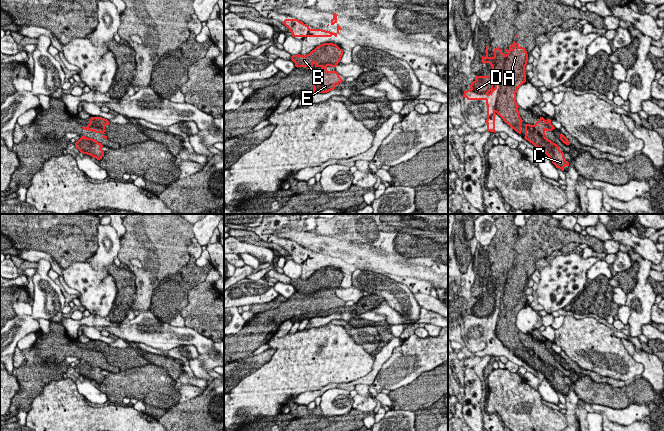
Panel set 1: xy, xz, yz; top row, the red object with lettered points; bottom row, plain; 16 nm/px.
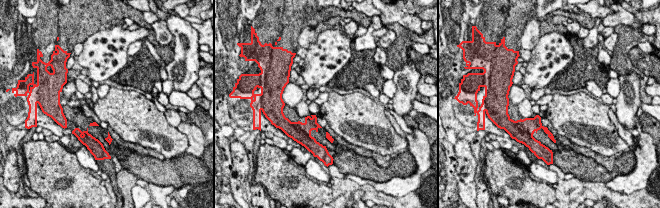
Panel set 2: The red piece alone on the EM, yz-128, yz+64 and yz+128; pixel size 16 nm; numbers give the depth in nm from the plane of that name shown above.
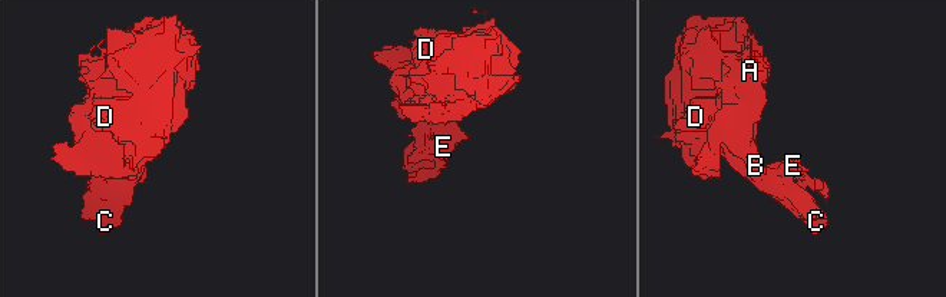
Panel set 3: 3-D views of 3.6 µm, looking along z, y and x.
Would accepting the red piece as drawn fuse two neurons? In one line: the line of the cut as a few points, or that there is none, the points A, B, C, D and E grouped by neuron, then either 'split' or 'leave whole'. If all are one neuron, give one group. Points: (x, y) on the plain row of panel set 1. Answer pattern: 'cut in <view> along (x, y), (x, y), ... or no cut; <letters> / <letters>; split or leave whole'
no cut; A B C D E; leave whole

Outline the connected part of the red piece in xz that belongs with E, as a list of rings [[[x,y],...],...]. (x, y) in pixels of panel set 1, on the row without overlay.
[[[324,267],[317,270],[307,279],[293,279],[291,284],[295,287],[295,290],[306,291],[320,291],[319,303],[316,304],[313,301],[313,313],[307,318],[314,317],[327,317],[335,313],[336,309],[342,307],[342,303],[336,295],[328,295],[327,290],[336,291],[340,286],[343,279],[343,274],[336,268]]]

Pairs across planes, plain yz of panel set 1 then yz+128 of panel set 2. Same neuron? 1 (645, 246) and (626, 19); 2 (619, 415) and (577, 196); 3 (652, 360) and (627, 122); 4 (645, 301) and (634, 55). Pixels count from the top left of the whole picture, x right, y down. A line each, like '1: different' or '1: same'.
1: same
2: different
3: different
4: different

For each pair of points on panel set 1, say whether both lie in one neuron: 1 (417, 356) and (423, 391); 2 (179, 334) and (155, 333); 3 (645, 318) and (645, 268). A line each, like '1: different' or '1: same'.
1: different
2: same
3: same

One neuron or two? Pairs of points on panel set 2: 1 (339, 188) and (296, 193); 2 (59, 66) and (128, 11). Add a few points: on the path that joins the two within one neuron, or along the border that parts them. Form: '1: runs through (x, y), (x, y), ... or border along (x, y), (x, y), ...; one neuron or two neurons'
1: border along (330, 187), (332, 190); two neurons
2: runs through (65, 45), (95, 14), (107, 14); one neuron

